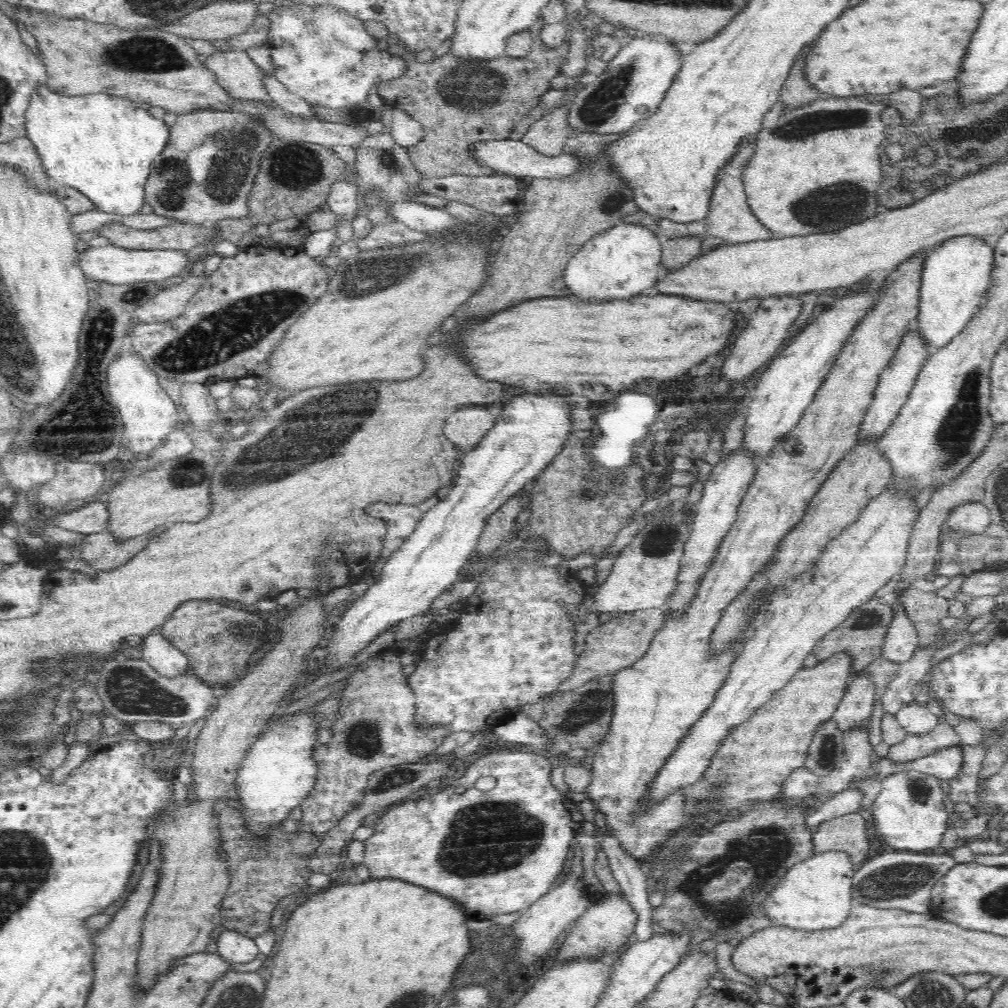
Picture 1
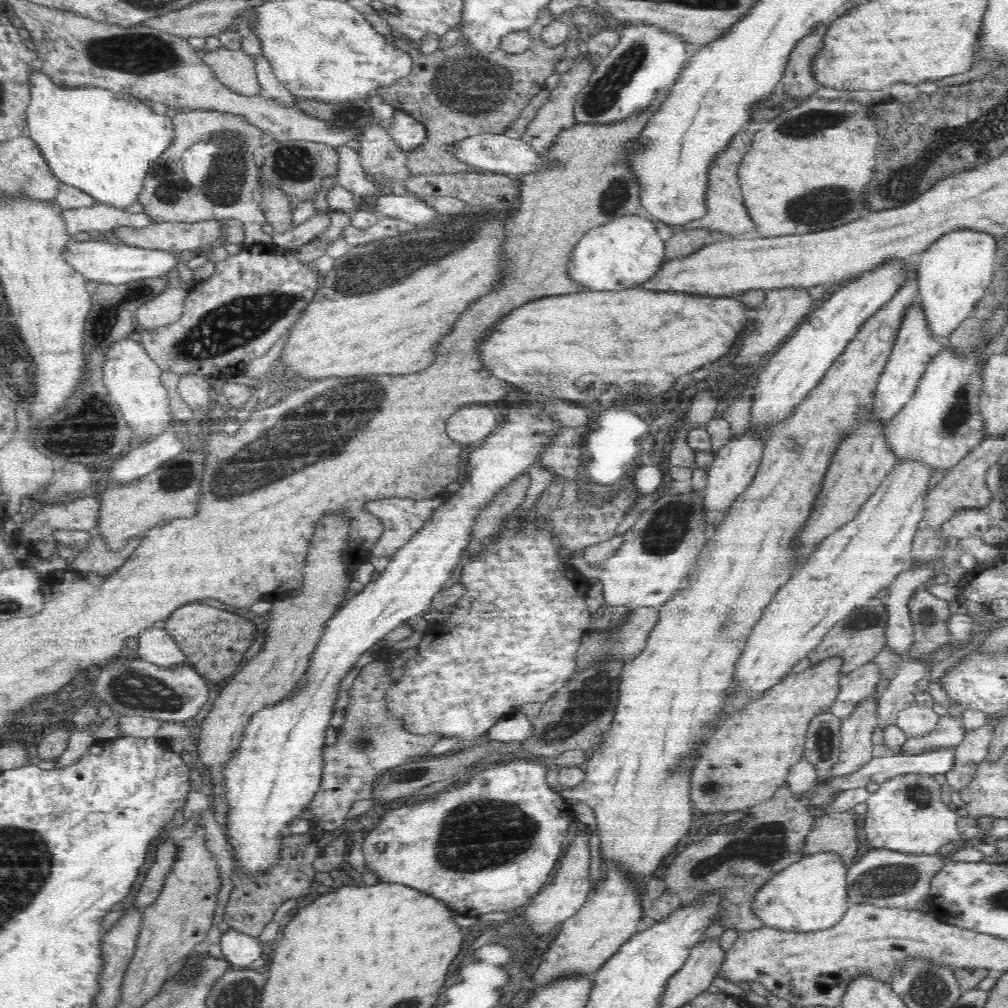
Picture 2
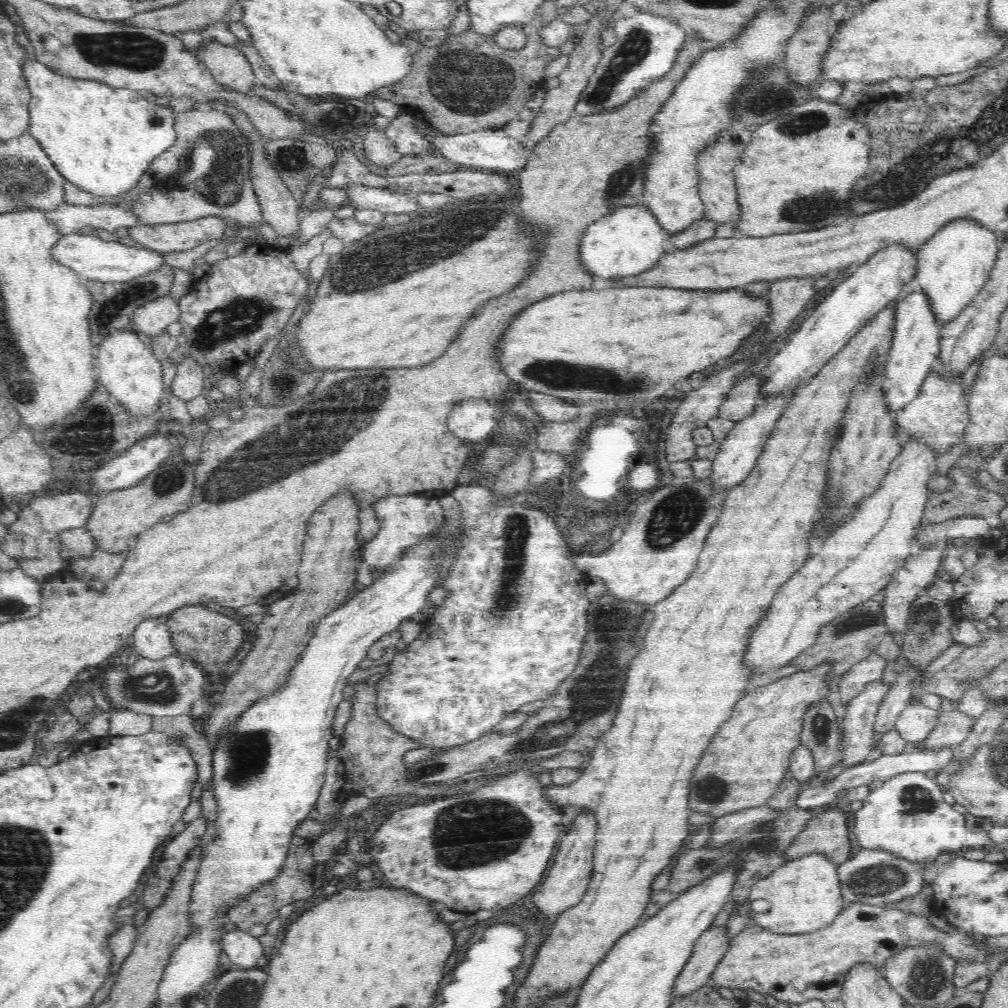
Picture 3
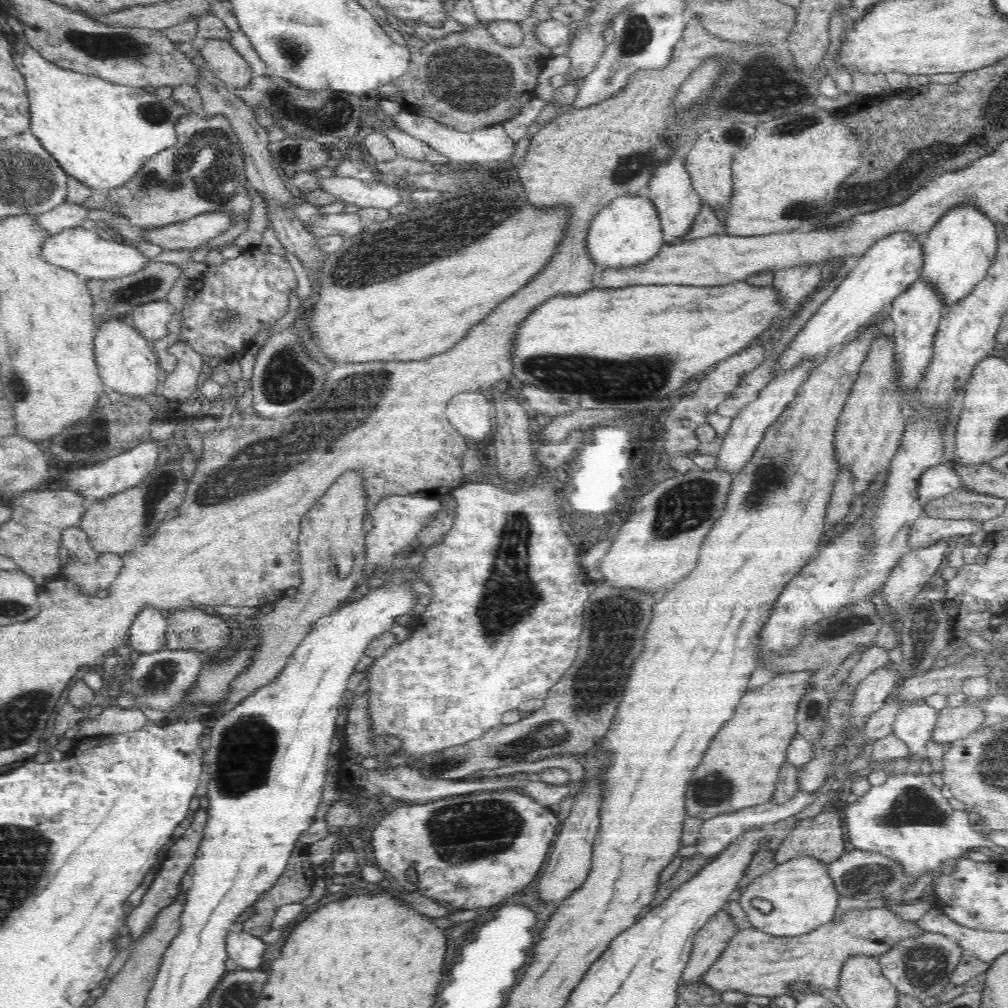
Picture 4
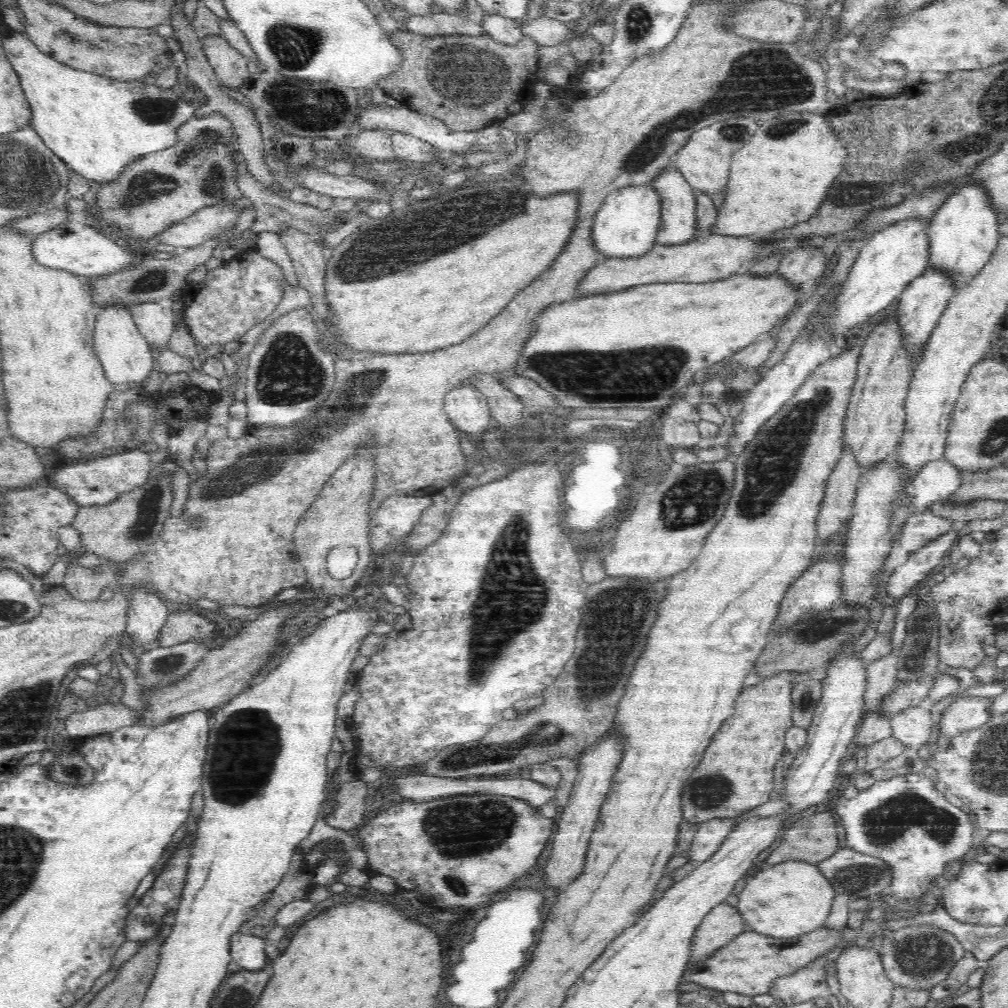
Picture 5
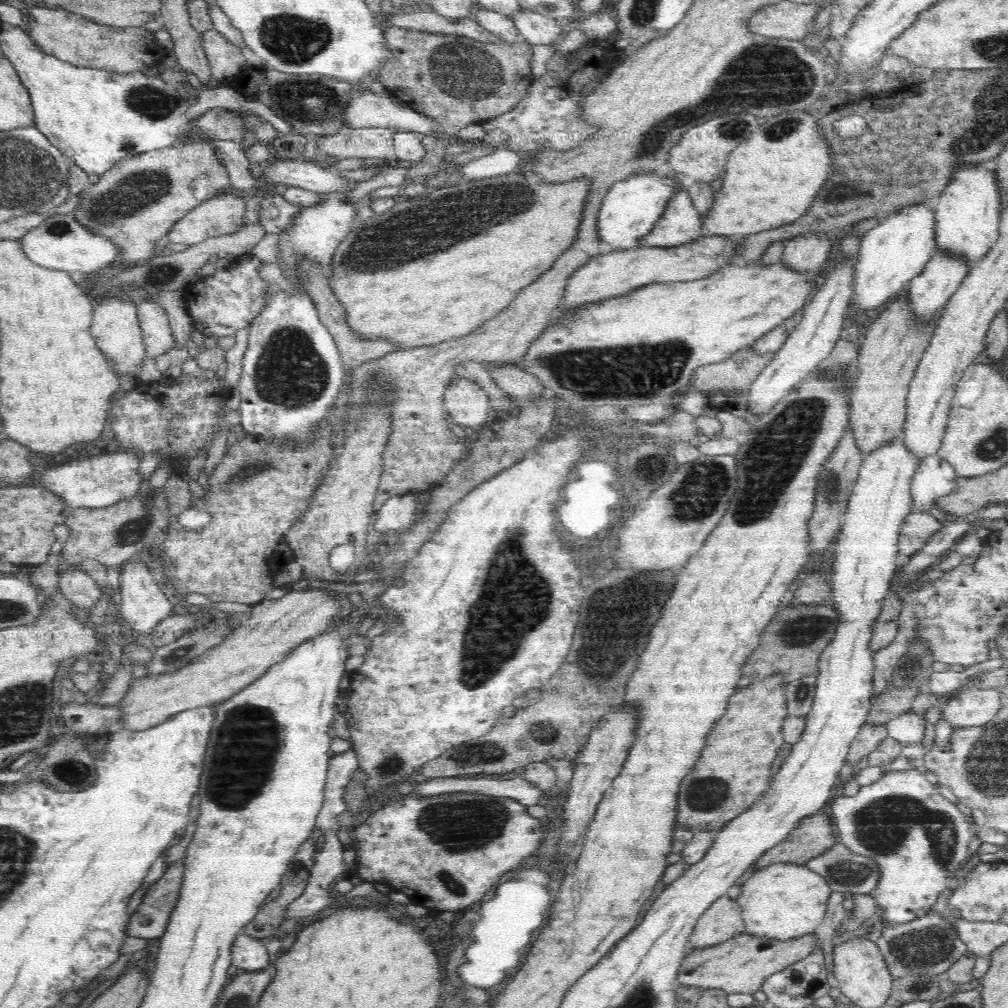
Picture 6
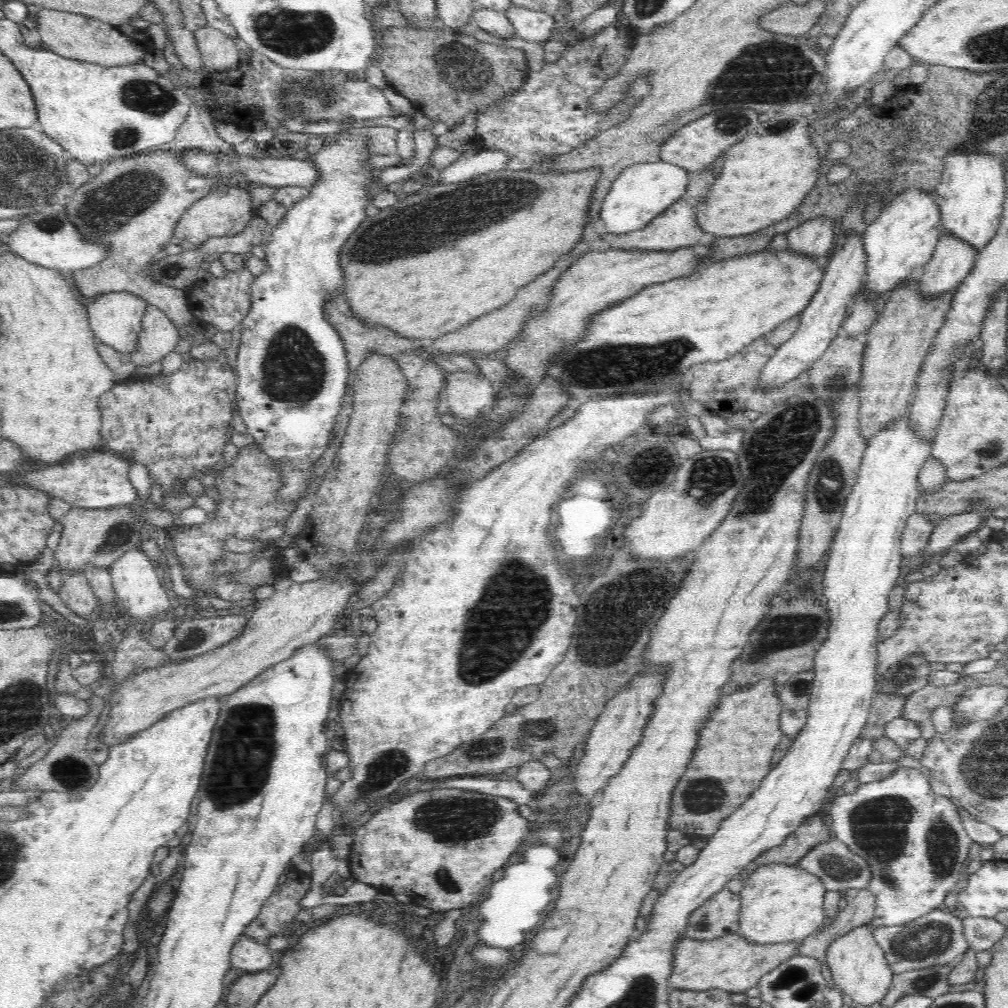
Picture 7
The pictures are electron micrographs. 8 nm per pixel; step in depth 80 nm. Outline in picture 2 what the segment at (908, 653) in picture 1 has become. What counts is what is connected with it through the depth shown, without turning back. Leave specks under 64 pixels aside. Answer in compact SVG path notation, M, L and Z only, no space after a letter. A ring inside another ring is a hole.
M916 564L900 572L888 586L885 600L888 622L885 632L885 646L890 652L900 654L903 658L914 644L914 630L908 601L918 592L918 586L929 584L934 576L933 565Z

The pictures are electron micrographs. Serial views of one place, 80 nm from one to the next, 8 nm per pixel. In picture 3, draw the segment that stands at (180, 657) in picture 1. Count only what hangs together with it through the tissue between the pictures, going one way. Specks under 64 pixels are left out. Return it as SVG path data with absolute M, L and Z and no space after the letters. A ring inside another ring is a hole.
M160 617L142 620L134 630L131 646L140 656L152 660L160 660L160 658L168 658L168 656L177 654L169 628L165 625L164 619Z

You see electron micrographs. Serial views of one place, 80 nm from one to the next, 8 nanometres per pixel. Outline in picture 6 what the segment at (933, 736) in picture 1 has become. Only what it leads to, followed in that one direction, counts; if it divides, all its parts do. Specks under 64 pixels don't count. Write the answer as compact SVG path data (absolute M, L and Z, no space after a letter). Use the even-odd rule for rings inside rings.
M970 688L943 704L943 718L955 730L982 726L996 716L1005 699L1006 697L994 688Z

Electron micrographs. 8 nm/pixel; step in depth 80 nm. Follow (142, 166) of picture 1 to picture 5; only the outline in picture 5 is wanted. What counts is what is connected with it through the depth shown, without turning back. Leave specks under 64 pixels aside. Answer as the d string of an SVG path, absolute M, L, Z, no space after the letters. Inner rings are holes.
M11 30L10 33L12 35L3 40L3 48L20 77L32 110L31 127L40 135L44 144L68 164L71 172L89 181L98 184L114 182L134 160L170 148L177 142L177 128L195 117L197 110L204 106L204 101L195 94L188 98L176 95L172 89L161 89L152 81L114 80L98 73L70 68L70 65L62 64L38 49L24 32Z

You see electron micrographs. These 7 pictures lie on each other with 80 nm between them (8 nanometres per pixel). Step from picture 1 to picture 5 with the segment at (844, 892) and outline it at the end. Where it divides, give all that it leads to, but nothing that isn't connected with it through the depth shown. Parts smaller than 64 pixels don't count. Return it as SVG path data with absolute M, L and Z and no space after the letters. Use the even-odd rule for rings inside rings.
M789 860L780 864L763 866L747 880L739 894L740 914L748 930L774 938L795 938L821 928L830 914L832 900L837 894L820 867L803 860Z

